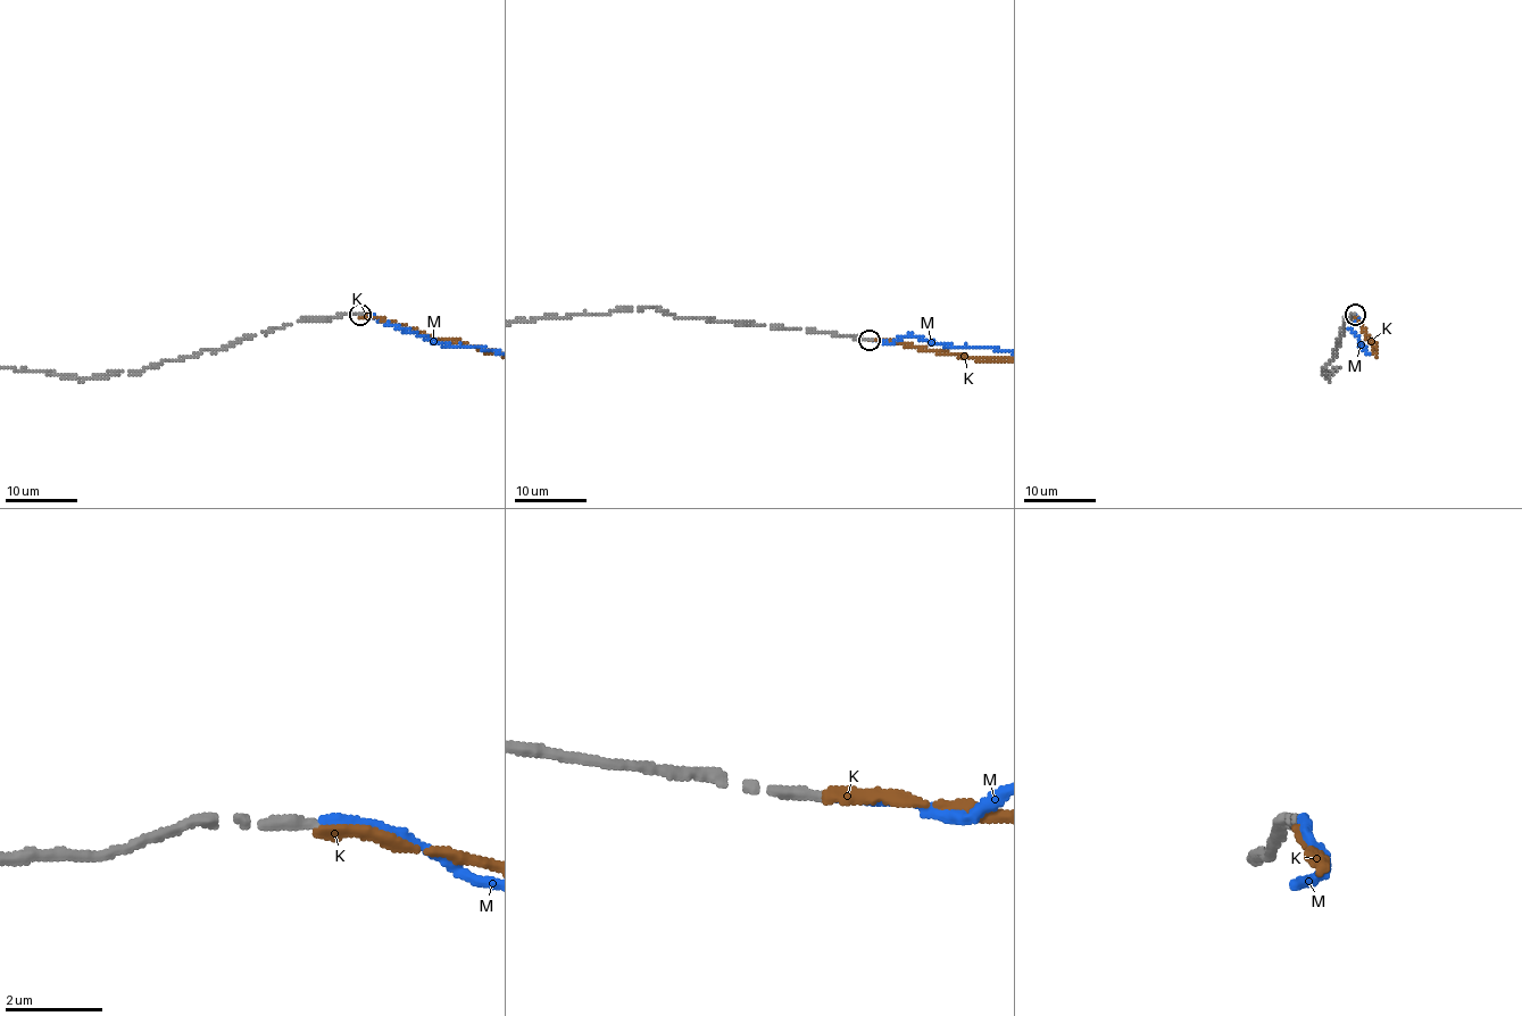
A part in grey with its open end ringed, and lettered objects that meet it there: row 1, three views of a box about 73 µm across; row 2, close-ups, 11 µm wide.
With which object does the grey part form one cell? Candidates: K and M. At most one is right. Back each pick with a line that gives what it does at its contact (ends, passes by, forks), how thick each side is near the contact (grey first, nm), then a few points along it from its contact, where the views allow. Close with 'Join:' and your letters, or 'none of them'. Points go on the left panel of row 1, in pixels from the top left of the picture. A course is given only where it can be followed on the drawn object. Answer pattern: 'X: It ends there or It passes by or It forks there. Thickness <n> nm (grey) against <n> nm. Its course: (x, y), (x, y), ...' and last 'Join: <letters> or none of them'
M: It ends there. Thickness 240 nm (grey) against 220 nm
Join: M

